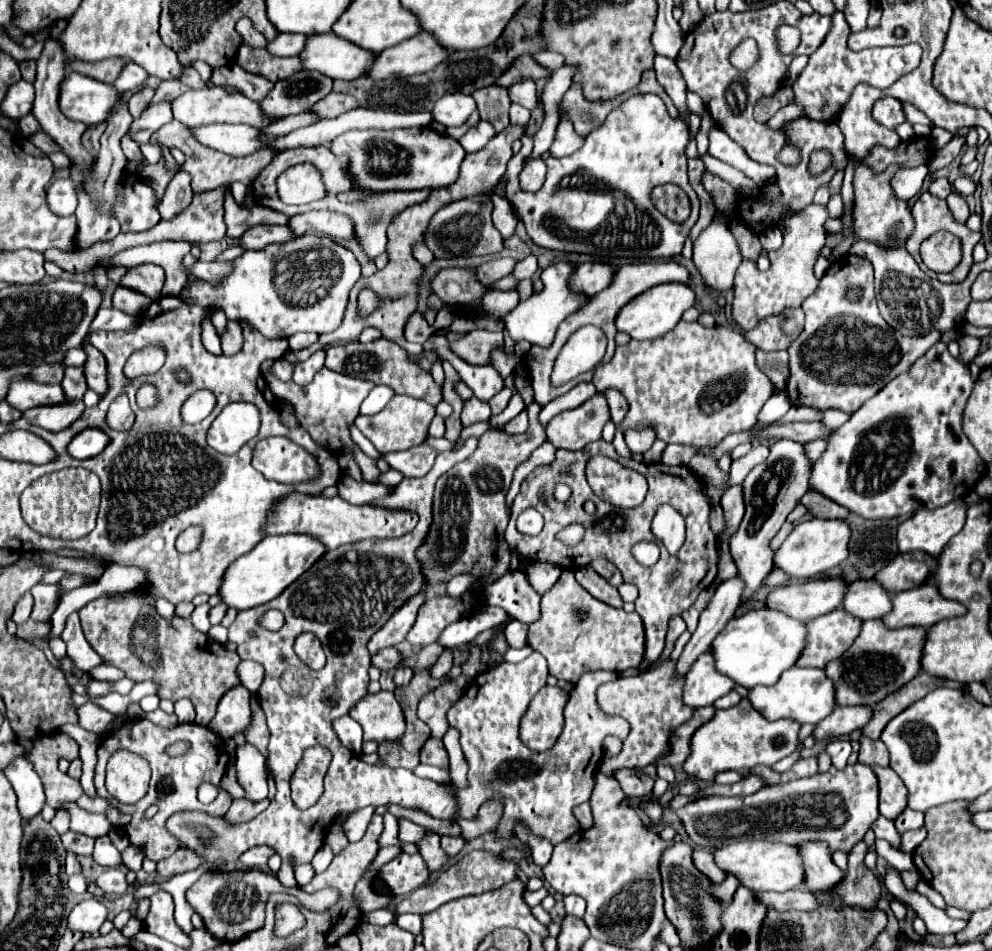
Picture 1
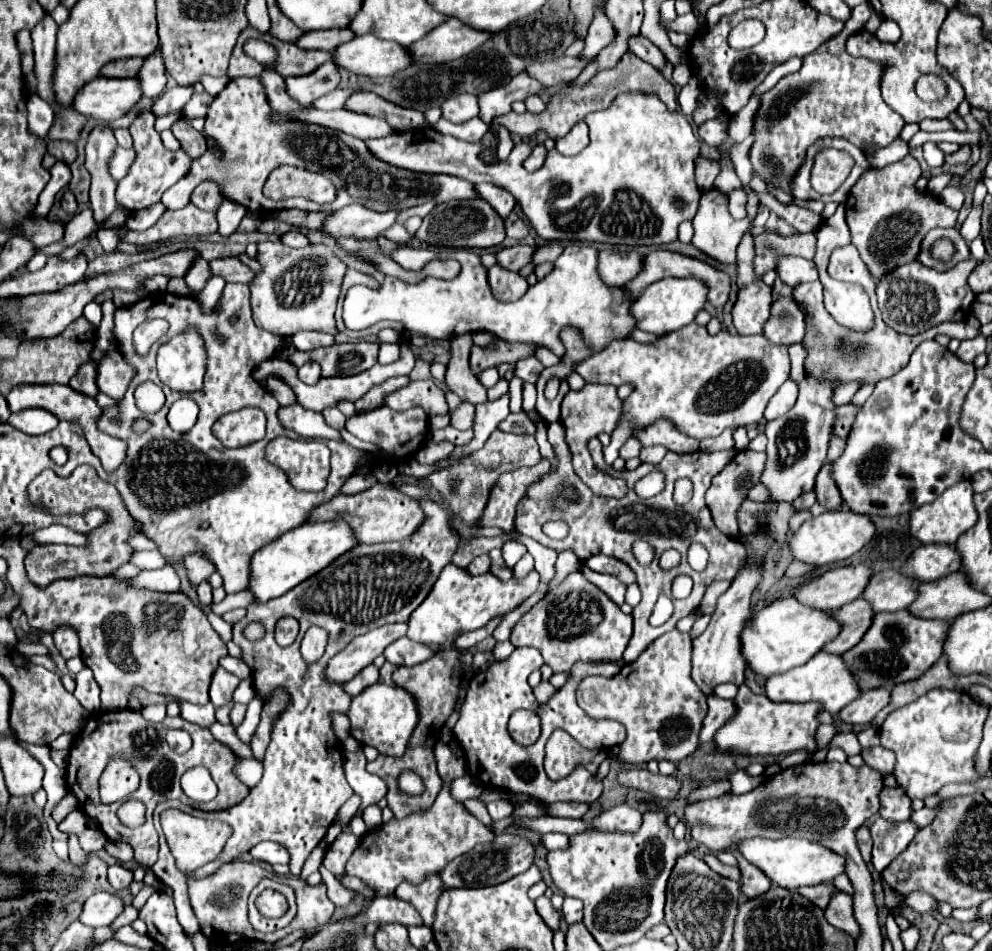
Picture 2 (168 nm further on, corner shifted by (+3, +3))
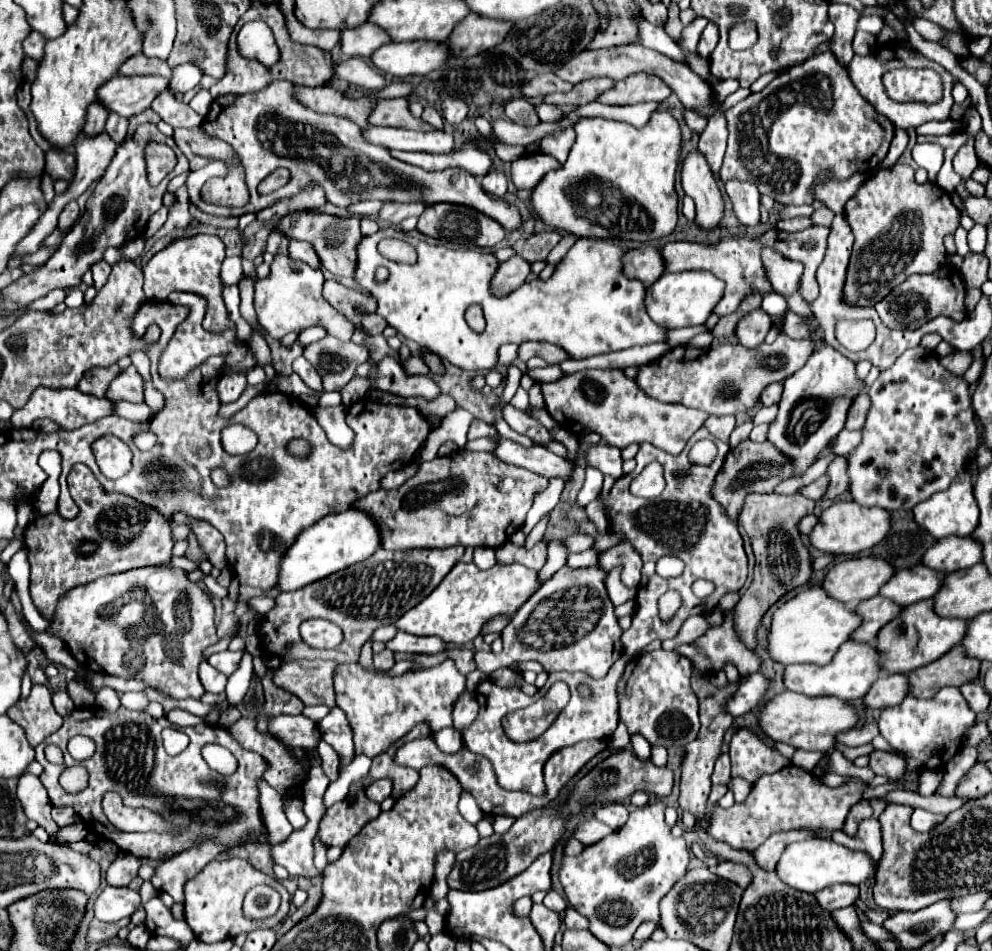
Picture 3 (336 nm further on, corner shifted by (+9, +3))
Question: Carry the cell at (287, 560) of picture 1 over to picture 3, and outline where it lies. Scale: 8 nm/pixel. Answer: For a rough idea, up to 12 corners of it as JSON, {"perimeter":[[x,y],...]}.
{"perimeter":[[358,508],[306,528],[282,558],[280,590],[298,590],[380,548]]}

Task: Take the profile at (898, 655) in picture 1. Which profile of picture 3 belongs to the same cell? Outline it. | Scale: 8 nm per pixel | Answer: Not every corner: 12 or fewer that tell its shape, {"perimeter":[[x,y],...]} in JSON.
{"perimeter":[[934,600],[902,610],[876,646],[892,674],[926,666],[968,630]]}

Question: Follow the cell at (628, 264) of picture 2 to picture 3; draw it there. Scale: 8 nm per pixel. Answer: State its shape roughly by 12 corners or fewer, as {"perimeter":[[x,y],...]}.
{"perimeter":[[648,244],[624,256],[624,274],[652,286],[664,274],[662,250]]}

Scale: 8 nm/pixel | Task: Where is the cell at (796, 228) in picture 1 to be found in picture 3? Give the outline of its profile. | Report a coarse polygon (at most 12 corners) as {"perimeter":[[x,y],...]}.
{"perimeter":[[760,308],[738,322],[736,336],[754,350],[764,342],[772,318]]}

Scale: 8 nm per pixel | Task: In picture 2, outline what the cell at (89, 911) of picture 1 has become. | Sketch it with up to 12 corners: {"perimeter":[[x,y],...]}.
{"perimeter":[[96,892],[84,902],[78,922],[108,926],[122,912],[116,894]]}

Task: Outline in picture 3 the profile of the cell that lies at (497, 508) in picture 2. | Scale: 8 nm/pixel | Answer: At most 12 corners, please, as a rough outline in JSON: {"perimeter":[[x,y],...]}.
{"perimeter":[[492,452],[354,502],[382,548],[498,548],[548,480]]}

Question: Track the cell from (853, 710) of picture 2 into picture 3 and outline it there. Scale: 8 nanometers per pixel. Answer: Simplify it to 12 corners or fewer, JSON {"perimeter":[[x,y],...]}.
{"perimeter":[[882,674],[866,706],[896,706],[908,696],[906,674]]}

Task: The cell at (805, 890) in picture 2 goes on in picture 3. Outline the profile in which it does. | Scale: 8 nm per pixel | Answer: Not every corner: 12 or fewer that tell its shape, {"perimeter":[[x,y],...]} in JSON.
{"perimeter":[[854,884],[828,886],[814,894],[826,910],[852,906],[860,888]]}

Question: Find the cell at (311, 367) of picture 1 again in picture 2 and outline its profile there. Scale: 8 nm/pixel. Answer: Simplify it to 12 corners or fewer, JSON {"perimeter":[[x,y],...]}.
{"perimeter":[[306,362],[298,370],[304,384],[316,384],[320,380],[320,364]]}

